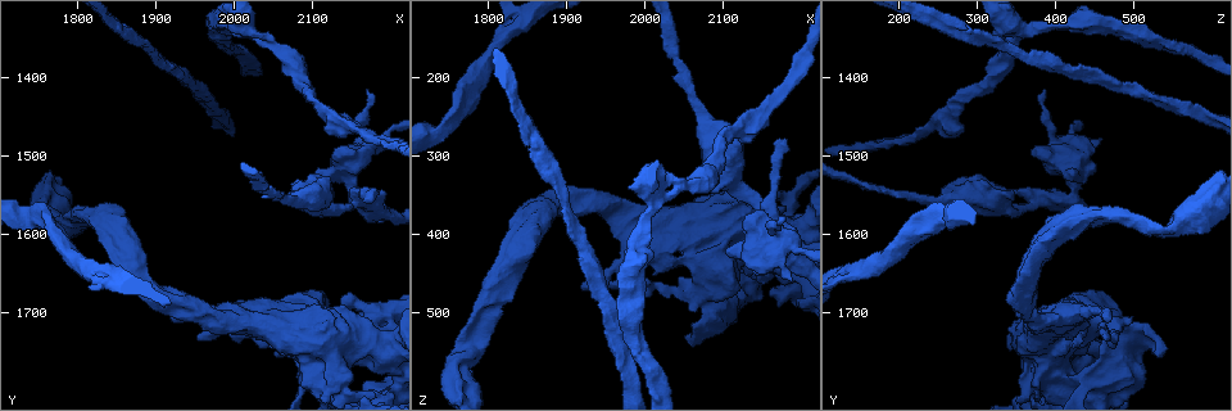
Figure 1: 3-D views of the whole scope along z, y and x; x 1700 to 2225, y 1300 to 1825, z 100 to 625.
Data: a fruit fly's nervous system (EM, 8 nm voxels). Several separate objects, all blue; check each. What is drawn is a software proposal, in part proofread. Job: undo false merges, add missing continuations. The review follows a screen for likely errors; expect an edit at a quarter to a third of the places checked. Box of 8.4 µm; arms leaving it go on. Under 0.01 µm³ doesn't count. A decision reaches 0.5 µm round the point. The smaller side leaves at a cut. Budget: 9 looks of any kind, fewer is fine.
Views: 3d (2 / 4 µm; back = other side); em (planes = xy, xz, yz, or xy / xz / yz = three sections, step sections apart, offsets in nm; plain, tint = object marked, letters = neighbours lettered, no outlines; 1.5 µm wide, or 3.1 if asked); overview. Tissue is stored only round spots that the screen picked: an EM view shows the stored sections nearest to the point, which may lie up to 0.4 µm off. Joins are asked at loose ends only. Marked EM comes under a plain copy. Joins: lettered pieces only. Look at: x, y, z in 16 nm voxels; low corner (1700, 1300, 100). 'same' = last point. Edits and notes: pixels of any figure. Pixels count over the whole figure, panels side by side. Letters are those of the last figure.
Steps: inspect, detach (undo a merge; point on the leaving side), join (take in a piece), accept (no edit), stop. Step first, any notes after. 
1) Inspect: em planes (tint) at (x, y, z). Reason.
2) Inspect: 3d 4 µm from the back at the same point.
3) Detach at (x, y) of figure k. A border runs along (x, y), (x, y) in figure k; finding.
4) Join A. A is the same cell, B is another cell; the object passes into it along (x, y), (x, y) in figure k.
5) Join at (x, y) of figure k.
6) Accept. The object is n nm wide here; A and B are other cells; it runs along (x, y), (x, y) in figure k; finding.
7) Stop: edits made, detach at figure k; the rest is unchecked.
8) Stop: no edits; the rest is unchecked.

Inspect: 3d 4 µm at (2005, 1705, 415).

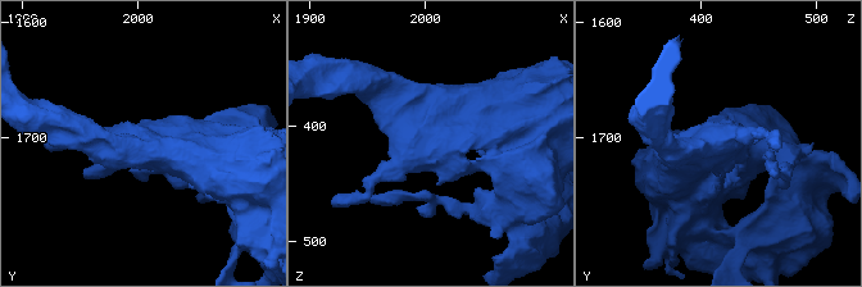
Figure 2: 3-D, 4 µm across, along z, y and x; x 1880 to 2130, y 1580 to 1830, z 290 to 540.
Inspect: em yz step 8 (tint) at (2000, 1706, 416). 3 arms meet here; the arms are 220, 380, 750 nm wide; now the EM.

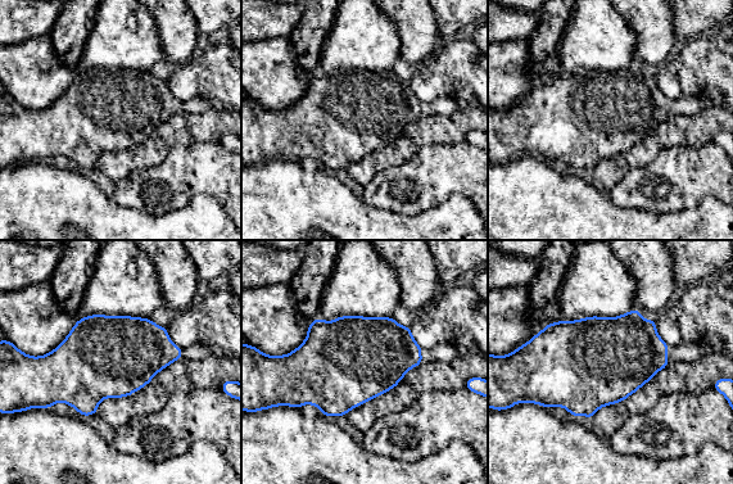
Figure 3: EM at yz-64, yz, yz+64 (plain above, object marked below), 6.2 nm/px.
Inspect: em planes (letters) at the same point.

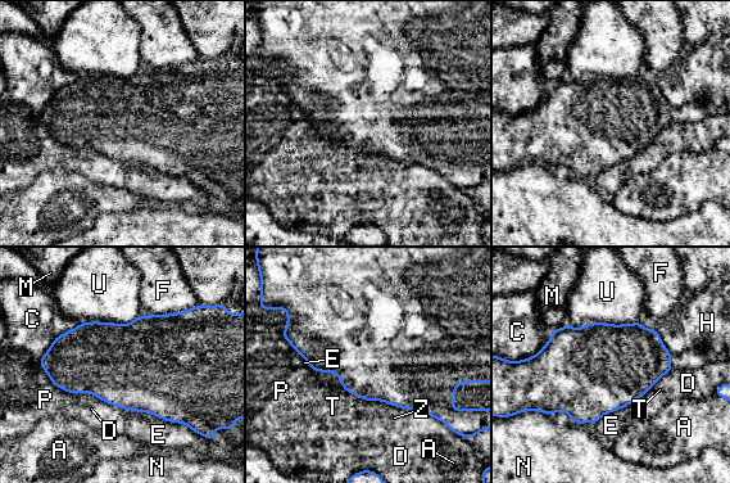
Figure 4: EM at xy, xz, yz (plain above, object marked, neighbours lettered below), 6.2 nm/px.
Accept. The longest contact is with P, 480 nm; A, C, D, E, F, H, M, N, P, T, U and Z are other cells; a border runs along (371, 401), (417, 409), (439, 420) in figure 4; one neuron here.

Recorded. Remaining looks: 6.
Inspect: em planes (letters) at (2105, 1435, 280). A narrow waist.

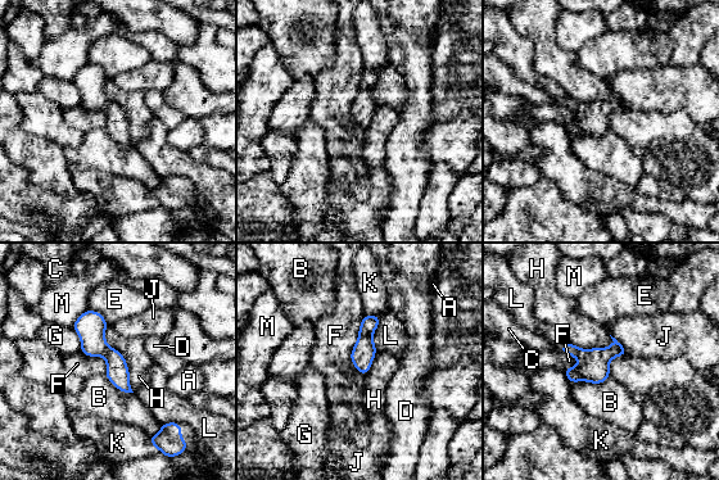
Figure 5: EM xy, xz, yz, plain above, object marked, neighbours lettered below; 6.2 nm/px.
Accept. The object is 140 nm wide here; the longest contact is with H, 460 nm; A, B, C, D, E, F, G, H, J, K, L and M are other cells; one neuron here.

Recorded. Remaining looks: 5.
Inspect: 3d 2 µm at (2170, 1415, 390). Branch stops here.

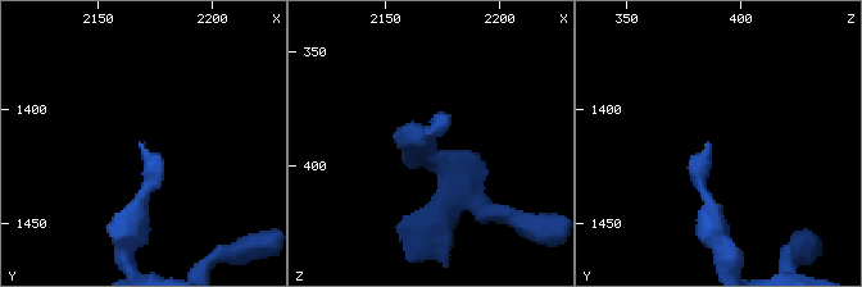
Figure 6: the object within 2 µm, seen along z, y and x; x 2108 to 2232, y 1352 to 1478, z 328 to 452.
Inspect: em planes (letters) at (2170, 1415, 387).

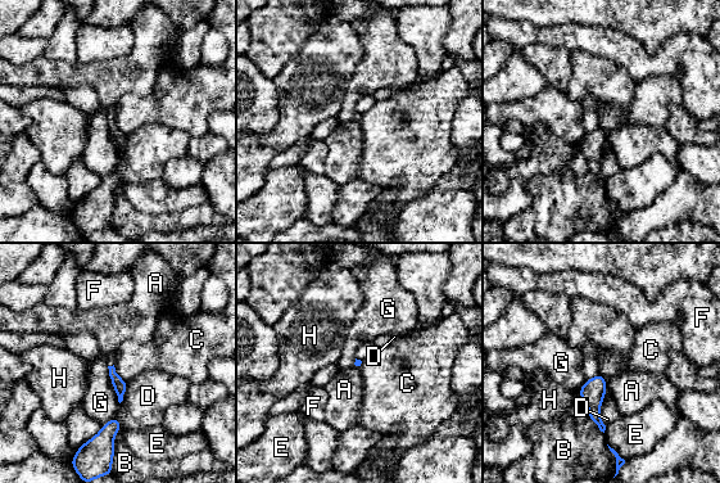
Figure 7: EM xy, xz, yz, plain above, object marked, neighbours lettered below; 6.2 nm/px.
Accept. A, B, C, D, E, F, G and H are other cells; no lettered piece goes on from it.

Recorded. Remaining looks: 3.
Inspect: 3d 2 µm at (2040, 1540, 170). A narrow waist.

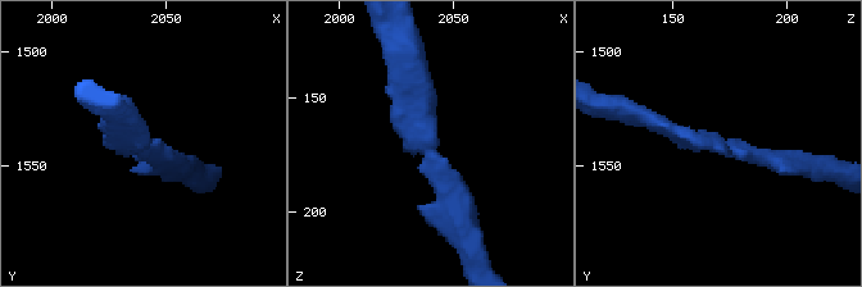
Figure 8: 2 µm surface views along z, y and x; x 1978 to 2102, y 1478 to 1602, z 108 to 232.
Inspect: em xy step 8 (tint) at (2040, 1542, 171). The arms are 180, 190 nm wide.

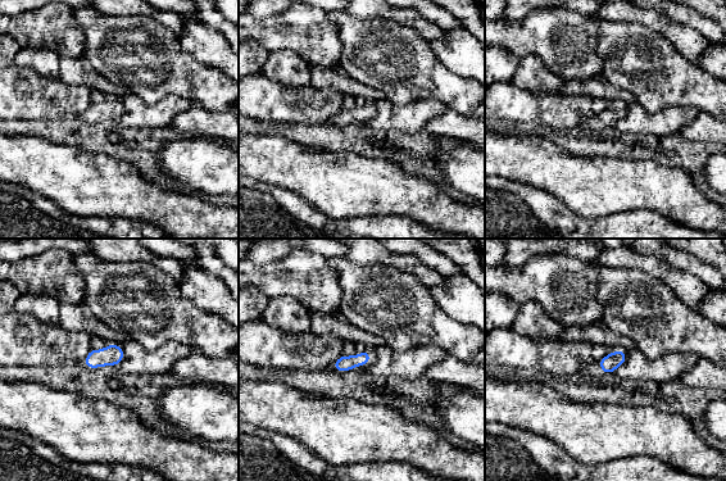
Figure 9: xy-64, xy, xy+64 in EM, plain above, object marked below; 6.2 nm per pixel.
Inspect: em planes (letters) at the same point.

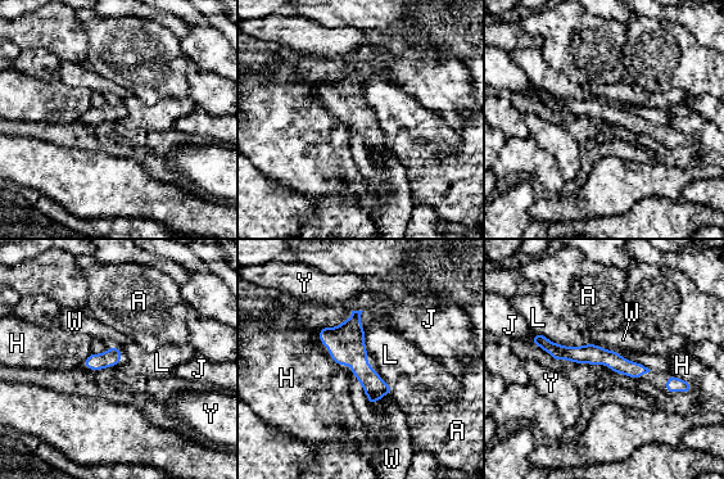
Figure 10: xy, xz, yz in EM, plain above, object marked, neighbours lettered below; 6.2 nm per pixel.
Accept. A, H, J, L, W and Y are other cells; a border runs along (363, 329), (366, 361), (390, 387) in figure 10; all the same neuron.

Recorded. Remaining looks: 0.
Stop: no edits; the rest is unchecked.

